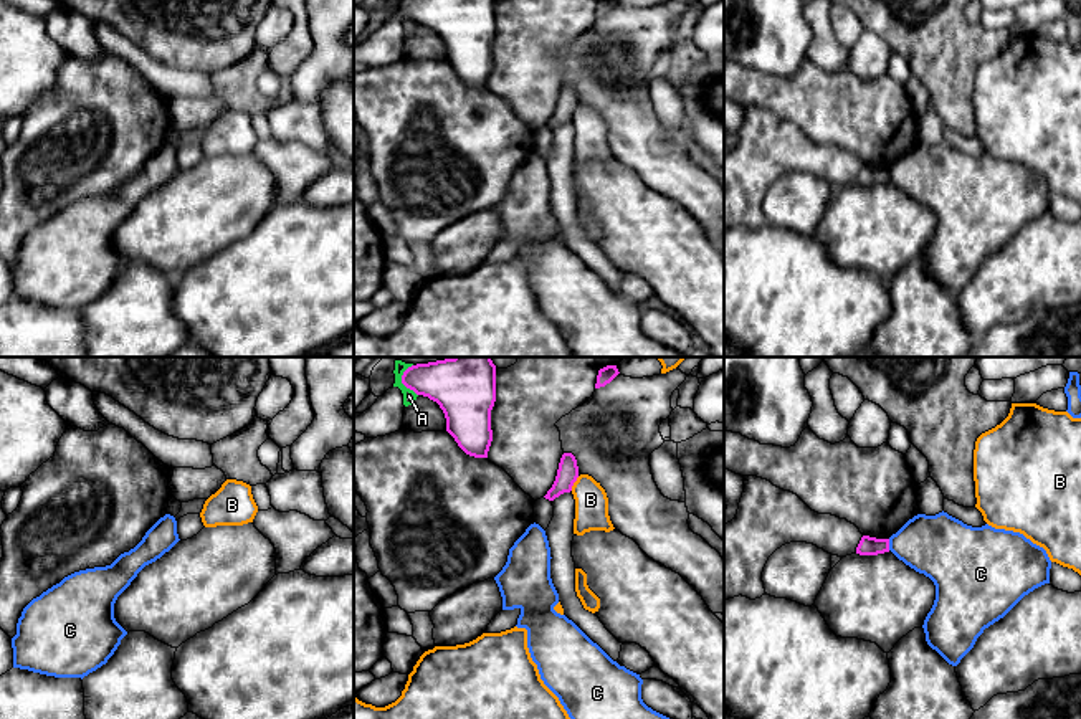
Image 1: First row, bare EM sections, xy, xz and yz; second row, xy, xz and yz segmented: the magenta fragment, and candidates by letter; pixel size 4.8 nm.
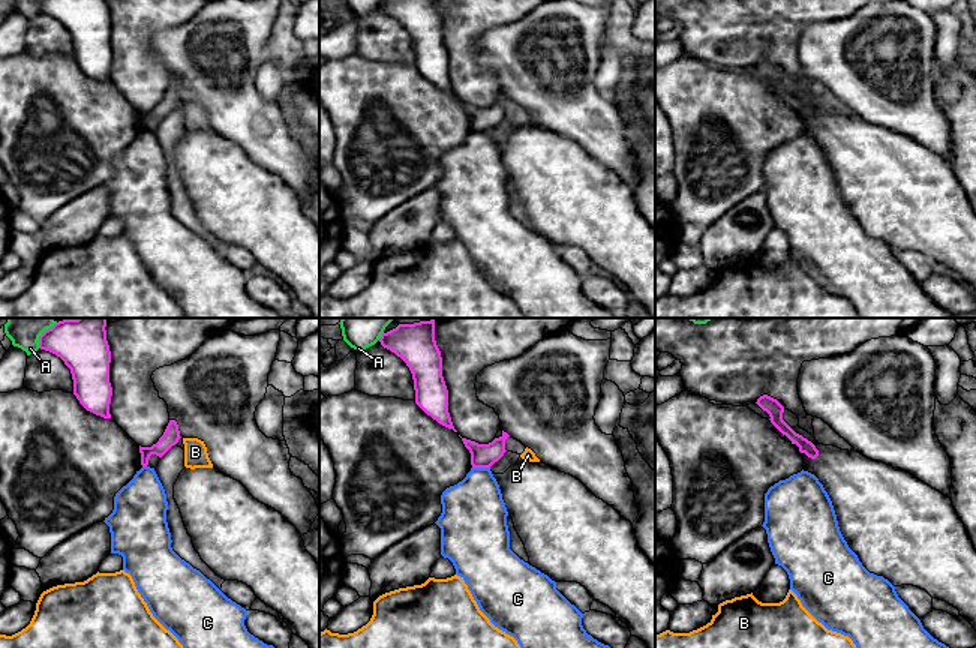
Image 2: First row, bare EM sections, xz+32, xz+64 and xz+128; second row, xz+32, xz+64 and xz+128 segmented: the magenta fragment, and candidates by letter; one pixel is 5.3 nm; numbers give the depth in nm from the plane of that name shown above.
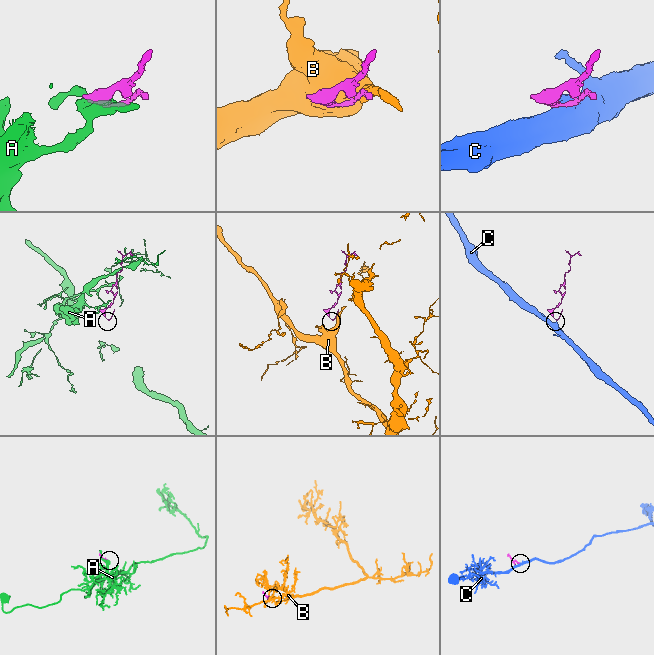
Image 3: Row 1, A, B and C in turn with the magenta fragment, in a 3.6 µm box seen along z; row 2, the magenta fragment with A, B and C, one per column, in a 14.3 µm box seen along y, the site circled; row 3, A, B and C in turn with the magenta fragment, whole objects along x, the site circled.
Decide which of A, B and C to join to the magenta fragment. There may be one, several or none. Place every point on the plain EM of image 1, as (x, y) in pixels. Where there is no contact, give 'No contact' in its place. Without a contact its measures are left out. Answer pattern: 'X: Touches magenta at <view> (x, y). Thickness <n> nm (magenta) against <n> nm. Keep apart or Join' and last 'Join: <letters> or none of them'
A: Touches magenta at xz (404, 14). Thickness 200 nm (magenta) against 60 nm. Keep apart
B: Touches magenta at xz (574, 111). Thickness 110 nm (magenta) against 160 nm. Keep apart
C: Touches magenta at yz (888, 174). Thickness 100 nm (magenta) against 300 nm. Keep apart
Join: none of them

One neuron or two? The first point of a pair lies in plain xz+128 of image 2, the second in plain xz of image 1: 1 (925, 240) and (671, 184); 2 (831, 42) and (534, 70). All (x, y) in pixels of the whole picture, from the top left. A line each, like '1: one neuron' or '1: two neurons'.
1: two neurons
2: two neurons

